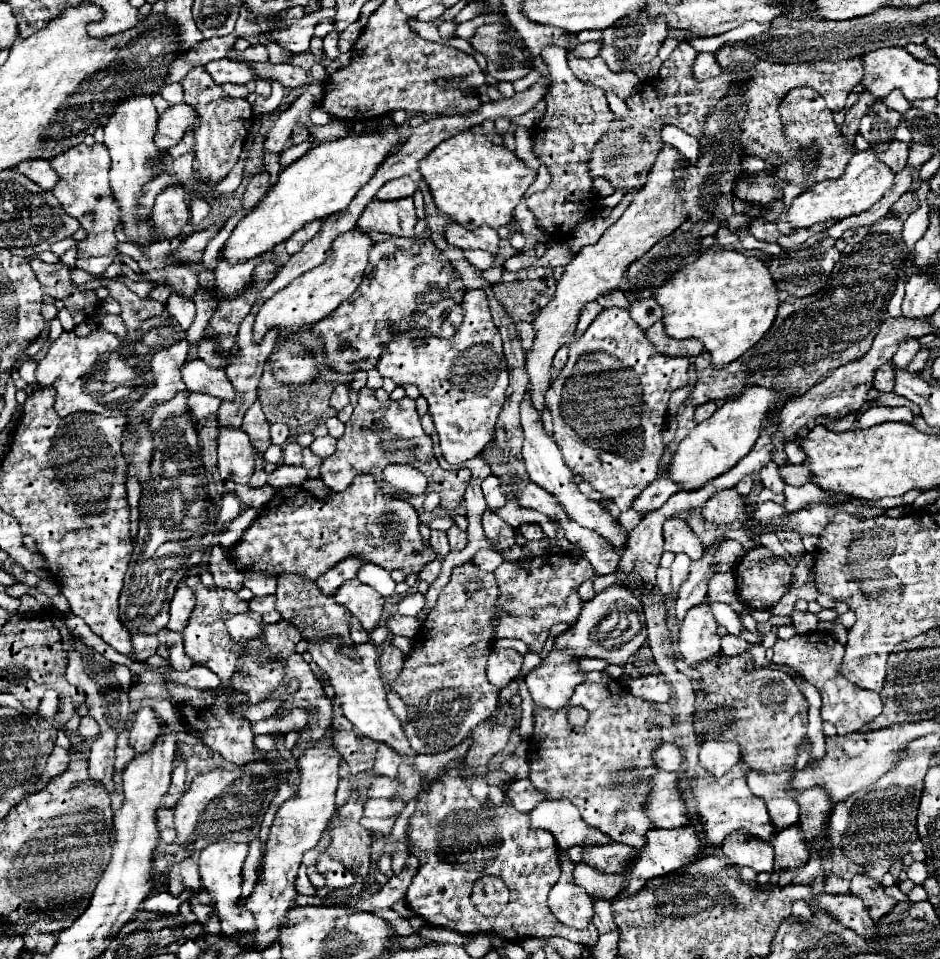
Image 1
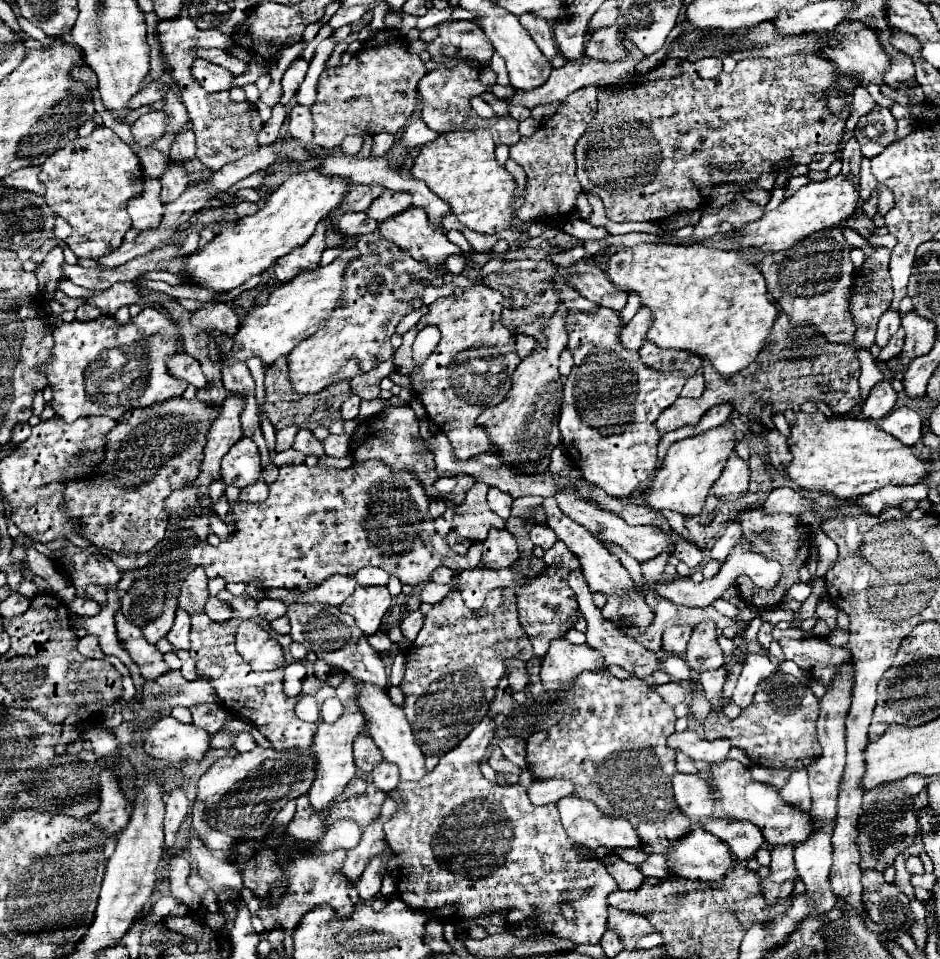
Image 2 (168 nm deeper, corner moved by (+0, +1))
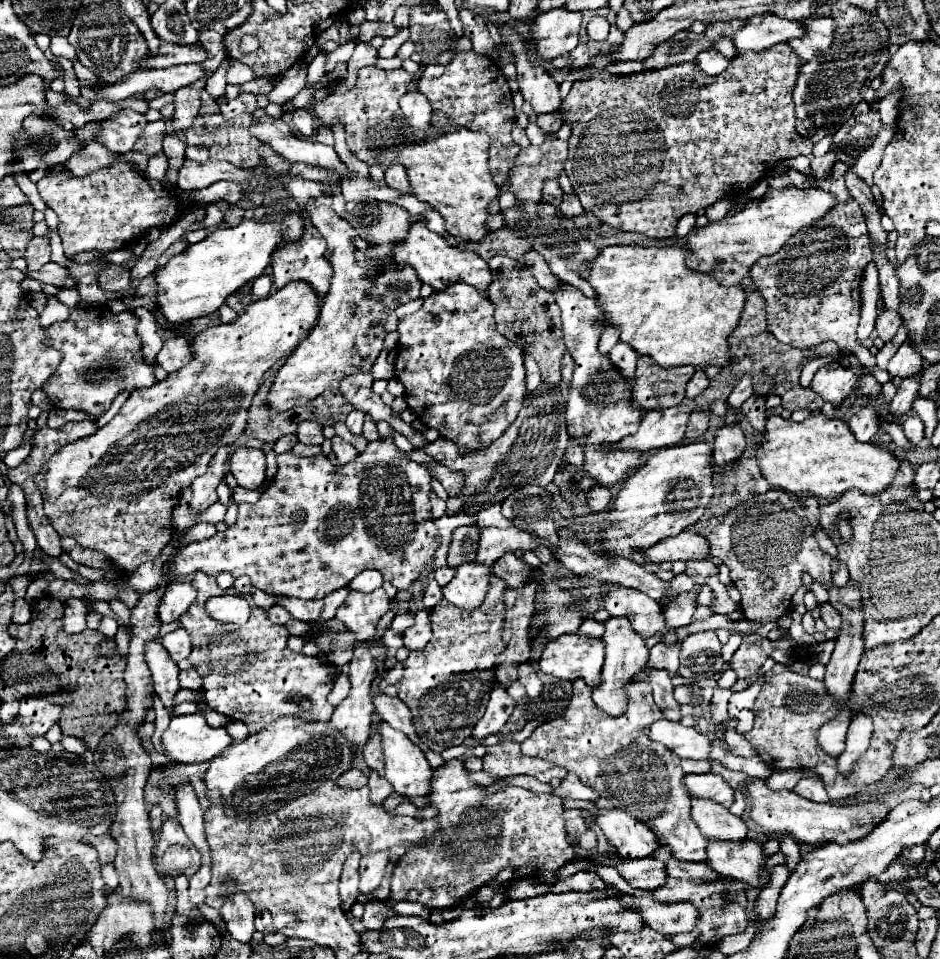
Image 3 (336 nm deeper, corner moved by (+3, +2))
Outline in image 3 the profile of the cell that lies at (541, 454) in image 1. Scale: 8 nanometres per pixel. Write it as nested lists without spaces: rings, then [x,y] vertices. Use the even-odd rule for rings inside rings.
[[[687,529],[671,539],[663,539],[657,547],[649,547],[643,551],[653,563],[663,561],[691,561],[691,559],[709,559],[709,541],[697,535],[693,529]]]

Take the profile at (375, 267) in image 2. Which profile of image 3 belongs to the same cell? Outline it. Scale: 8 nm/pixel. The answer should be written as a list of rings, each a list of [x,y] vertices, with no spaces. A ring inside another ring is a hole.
[[[263,145],[257,151],[261,165],[265,167],[265,173],[277,177],[281,185],[289,191],[291,199],[299,205],[299,209],[307,211],[311,223],[325,237],[327,247],[333,253],[331,255],[333,281],[325,297],[325,303],[321,307],[319,323],[307,335],[307,339],[301,341],[297,349],[287,357],[277,377],[273,379],[273,385],[267,395],[267,405],[271,409],[289,411],[297,405],[305,405],[307,401],[315,399],[317,395],[337,385],[347,375],[371,371],[375,359],[383,349],[383,339],[387,335],[383,329],[387,315],[391,315],[399,305],[417,299],[421,283],[413,267],[405,267],[405,269],[391,267],[391,271],[383,271],[383,275],[379,275],[379,279],[371,283],[371,279],[365,277],[367,243],[363,243],[363,239],[359,239],[359,235],[353,233],[353,227],[347,221],[343,221],[339,215],[335,215],[331,205],[325,201],[325,197],[331,195],[331,187],[289,175],[291,163],[283,159],[277,151],[273,151],[273,147],[269,145]]]

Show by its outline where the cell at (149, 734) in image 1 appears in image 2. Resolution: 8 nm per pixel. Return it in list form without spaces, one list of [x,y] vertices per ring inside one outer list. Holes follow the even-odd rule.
[[[166,716],[146,730],[144,750],[154,758],[164,758],[170,762],[200,760],[210,748],[208,742],[210,734],[206,730]]]

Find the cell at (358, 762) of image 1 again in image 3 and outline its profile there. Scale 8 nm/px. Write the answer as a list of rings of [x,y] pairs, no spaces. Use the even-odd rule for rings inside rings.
[[[375,733],[369,737],[367,745],[363,747],[363,757],[369,769],[375,769],[379,775],[383,775],[383,749],[381,749],[381,735]]]

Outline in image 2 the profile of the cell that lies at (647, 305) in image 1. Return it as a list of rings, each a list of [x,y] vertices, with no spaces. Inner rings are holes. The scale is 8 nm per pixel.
[[[640,306],[636,316],[622,330],[622,344],[630,350],[638,350],[646,338],[646,332],[652,324],[652,312],[646,306]]]

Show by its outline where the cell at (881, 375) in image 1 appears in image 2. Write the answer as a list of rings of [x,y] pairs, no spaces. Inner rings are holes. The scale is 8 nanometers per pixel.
[[[888,380],[878,382],[870,390],[870,396],[862,406],[862,416],[866,416],[866,418],[882,418],[882,416],[886,416],[886,412],[890,412],[894,408],[896,396],[898,394],[894,392],[894,388],[890,386]]]

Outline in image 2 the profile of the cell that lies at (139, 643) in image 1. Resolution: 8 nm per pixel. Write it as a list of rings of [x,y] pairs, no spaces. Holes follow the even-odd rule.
[[[168,598],[162,616],[156,618],[154,622],[150,622],[150,624],[142,630],[142,632],[144,632],[144,638],[150,640],[150,644],[156,644],[160,638],[164,638],[164,636],[168,634],[168,630],[172,628],[172,622],[174,622],[176,606],[178,606],[178,600],[176,600],[176,598]]]

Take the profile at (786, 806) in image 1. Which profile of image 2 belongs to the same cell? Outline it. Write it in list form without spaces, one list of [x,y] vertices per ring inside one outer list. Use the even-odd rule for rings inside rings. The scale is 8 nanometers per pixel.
[[[806,768],[792,770],[792,776],[790,776],[788,784],[780,790],[780,796],[792,808],[798,808],[802,812],[808,812],[810,810],[810,790],[808,790],[808,774],[806,774]]]

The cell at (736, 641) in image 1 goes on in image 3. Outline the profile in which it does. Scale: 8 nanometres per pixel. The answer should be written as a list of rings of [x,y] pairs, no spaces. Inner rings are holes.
[[[731,719],[729,721],[729,729],[727,729],[727,737],[725,737],[729,751],[735,753],[735,755],[741,755],[741,757],[753,757],[753,755],[757,755],[757,751],[753,749],[753,745],[743,735],[735,733],[733,727],[735,727],[735,721]]]

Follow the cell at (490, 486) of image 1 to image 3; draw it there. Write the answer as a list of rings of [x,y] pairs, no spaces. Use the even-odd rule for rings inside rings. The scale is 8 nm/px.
[[[501,505],[483,507],[483,511],[479,511],[477,515],[477,525],[479,527],[499,527],[499,529],[511,527],[511,523],[501,515]]]

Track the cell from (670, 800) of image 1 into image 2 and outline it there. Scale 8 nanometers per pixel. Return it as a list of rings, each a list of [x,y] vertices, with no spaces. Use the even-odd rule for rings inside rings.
[[[676,772],[672,776],[672,788],[674,788],[674,800],[678,804],[678,810],[686,818],[700,820],[714,812],[712,788],[700,776]]]

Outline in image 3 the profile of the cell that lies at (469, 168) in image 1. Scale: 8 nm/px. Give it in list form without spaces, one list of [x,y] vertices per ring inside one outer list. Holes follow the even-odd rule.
[[[365,67],[359,71],[357,85],[351,91],[347,91],[343,83],[329,85],[331,95],[323,101],[313,101],[313,115],[327,125],[331,125],[333,119],[343,119],[347,145],[355,157],[367,165],[403,165],[415,197],[439,211],[445,219],[447,233],[463,243],[479,241],[487,233],[487,205],[499,197],[499,187],[495,187],[487,167],[489,139],[483,133],[457,127],[431,133],[417,143],[407,141],[403,129],[395,129],[395,115],[399,111],[399,99],[407,93],[411,81],[413,75],[405,69],[383,71]]]

